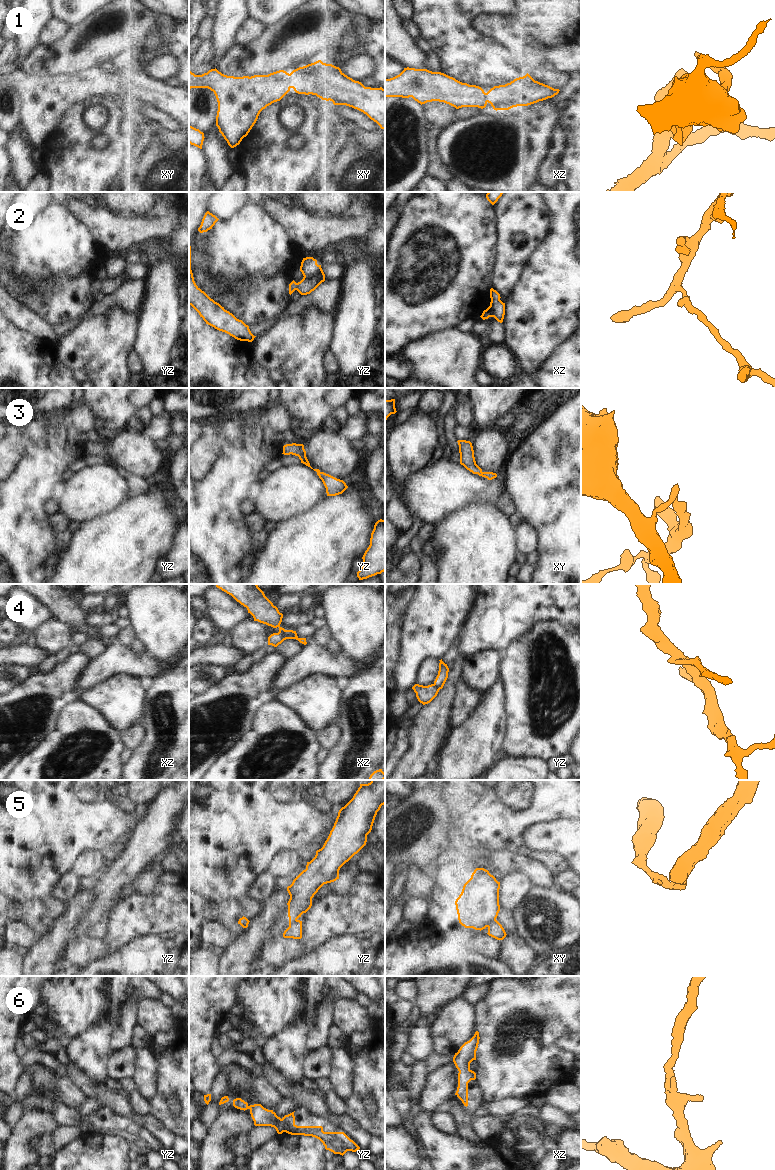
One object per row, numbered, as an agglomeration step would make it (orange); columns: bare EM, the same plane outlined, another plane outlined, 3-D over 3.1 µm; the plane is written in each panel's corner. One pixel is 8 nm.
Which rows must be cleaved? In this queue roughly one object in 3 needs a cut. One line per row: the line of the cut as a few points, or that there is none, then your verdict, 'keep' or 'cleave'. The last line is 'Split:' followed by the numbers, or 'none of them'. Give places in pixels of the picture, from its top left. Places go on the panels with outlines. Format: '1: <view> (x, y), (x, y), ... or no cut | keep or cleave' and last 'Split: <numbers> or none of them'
1: no cut | keep
2: no cut | keep
3: no cut | keep
4: xz (278, 632), (287, 638) | cleave
5: xy (495, 919), (486, 926) | cleave
6: no cut | keep
Split: 4, 5

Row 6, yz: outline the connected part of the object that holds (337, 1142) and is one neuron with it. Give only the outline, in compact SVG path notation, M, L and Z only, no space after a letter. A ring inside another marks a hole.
M241 1098L233 1100L233 1106L240 1110L250 1110L255 1126L274 1127L278 1134L286 1132L291 1135L312 1136L319 1139L326 1150L334 1154L344 1155L347 1151L356 1152L360 1147L344 1132L324 1132L322 1126L297 1126L294 1112L282 1119L273 1110L264 1108L261 1104L248 1105Z

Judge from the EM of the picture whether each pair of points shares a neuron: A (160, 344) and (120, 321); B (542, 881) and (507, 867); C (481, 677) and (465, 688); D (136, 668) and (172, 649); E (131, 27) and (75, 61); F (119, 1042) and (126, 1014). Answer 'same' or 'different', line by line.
A: different
B: same
C: different
D: different
E: same
F: same

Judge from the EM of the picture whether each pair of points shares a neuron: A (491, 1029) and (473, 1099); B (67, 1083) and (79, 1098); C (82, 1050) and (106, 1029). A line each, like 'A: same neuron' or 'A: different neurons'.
A: different neurons
B: same neuron
C: same neuron

